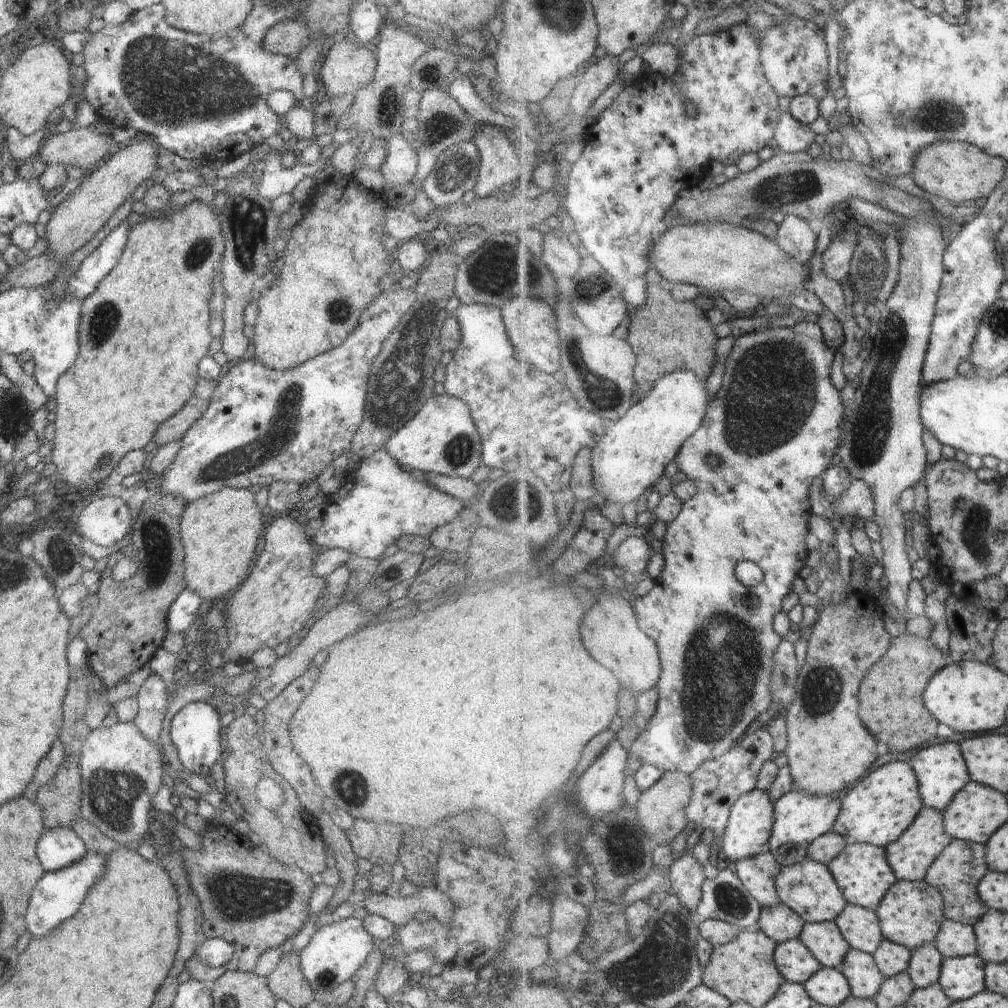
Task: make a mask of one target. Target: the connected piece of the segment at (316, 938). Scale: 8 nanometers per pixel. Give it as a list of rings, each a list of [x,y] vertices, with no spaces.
[[[351,917],[339,921],[330,920],[311,937],[309,945],[299,953],[301,967],[315,994],[333,991],[339,984],[351,980],[364,964],[366,956],[377,946],[376,941],[366,932],[362,920]]]

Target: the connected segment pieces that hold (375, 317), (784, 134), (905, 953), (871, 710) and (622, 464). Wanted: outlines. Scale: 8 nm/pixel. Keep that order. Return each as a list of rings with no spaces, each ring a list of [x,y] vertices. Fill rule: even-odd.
[[[406,288],[390,291],[384,291],[376,300],[373,300],[360,315],[357,327],[354,332],[348,336],[344,342],[331,351],[326,351],[317,357],[311,358],[302,364],[295,367],[279,371],[270,368],[263,362],[260,362],[255,356],[245,357],[236,361],[225,368],[221,380],[214,389],[210,404],[204,411],[204,414],[188,429],[188,432],[181,438],[181,449],[172,461],[172,464],[162,472],[163,480],[158,487],[158,491],[164,491],[171,495],[183,496],[186,503],[199,499],[203,496],[211,495],[218,492],[221,488],[232,487],[239,489],[259,489],[261,487],[269,487],[270,484],[278,482],[278,480],[298,482],[298,484],[308,484],[314,478],[321,479],[324,470],[338,458],[338,456],[350,455],[353,436],[360,428],[362,417],[364,416],[364,407],[366,404],[366,393],[368,388],[368,379],[372,368],[372,363],[376,355],[382,350],[384,340],[396,328],[396,325],[402,317],[413,307],[416,302],[416,295],[414,289],[407,290]]]
[[[790,110],[780,119],[781,124],[775,135],[779,151],[786,153],[806,153],[806,150],[821,140],[819,134],[812,130],[812,126],[796,118]]]
[[[885,938],[875,957],[885,976],[893,977],[909,970],[914,953],[908,947]]]
[[[904,632],[894,638],[891,650],[883,656],[880,664],[868,674],[868,680],[864,680],[864,720],[868,720],[868,726],[876,736],[880,736],[882,742],[890,744],[894,752],[910,752],[914,748],[922,748],[934,738],[938,738],[938,718],[928,710],[924,704],[924,690],[928,688],[930,680],[939,674],[943,668],[951,665],[955,660],[947,655],[931,637],[921,637]]]
[[[682,370],[664,376],[646,400],[612,424],[604,440],[593,450],[595,483],[600,494],[624,506],[654,489],[666,474],[668,464],[679,457],[684,443],[703,426],[712,400],[714,394],[708,382],[696,372]]]

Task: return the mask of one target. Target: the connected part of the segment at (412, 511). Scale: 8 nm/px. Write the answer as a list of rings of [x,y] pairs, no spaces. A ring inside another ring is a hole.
[[[386,448],[377,450],[372,456],[362,459],[357,470],[346,472],[338,494],[323,496],[323,524],[310,537],[318,550],[341,548],[364,558],[382,558],[387,546],[395,544],[404,535],[430,536],[438,527],[452,522],[463,509],[460,499],[433,487],[422,476],[414,476],[408,468],[403,468]]]

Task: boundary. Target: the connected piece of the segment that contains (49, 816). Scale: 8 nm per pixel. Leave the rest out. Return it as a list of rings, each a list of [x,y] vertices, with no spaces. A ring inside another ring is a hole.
[[[66,757],[54,778],[37,790],[36,802],[43,808],[43,825],[45,827],[70,827],[71,822],[81,816],[81,768],[78,761]]]

